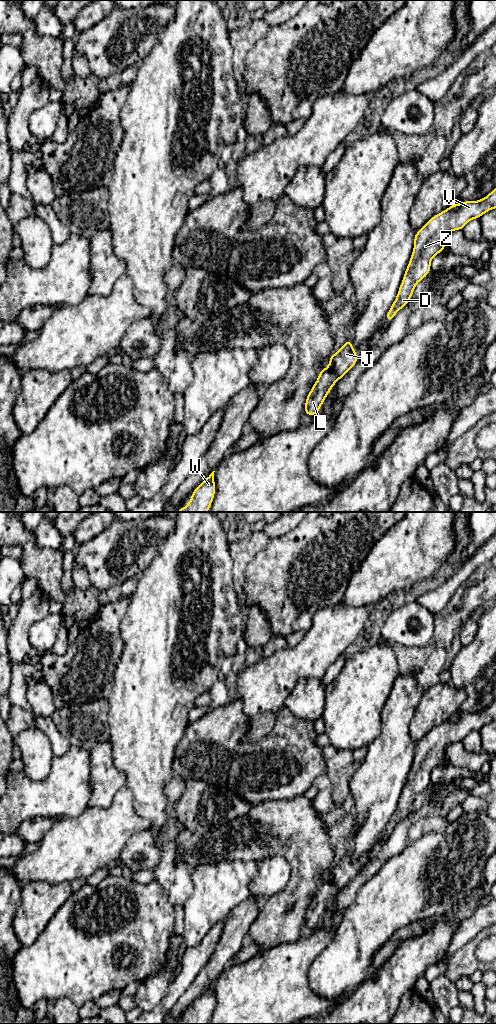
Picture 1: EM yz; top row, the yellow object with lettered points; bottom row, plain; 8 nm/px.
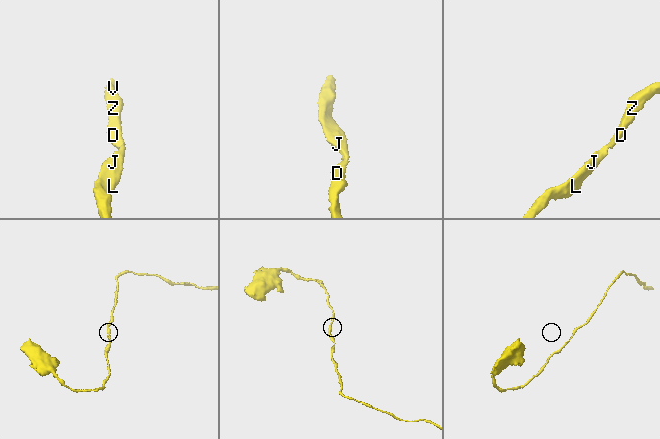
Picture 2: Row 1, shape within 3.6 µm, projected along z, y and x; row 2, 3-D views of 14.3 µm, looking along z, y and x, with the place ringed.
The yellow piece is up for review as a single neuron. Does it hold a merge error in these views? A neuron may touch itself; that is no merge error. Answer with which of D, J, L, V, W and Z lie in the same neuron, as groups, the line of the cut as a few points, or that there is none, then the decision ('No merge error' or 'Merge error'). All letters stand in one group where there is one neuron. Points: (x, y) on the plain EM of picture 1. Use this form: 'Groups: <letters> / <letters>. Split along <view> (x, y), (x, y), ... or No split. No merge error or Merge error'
Groups: D J L V W Z. No split. No merge error

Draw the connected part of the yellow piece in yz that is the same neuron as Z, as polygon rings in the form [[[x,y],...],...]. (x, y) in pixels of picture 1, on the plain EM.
[[[496,699],[478,713],[464,713],[433,728],[416,744],[414,762],[400,797],[397,809],[385,832],[390,834],[396,825],[410,814],[416,796],[431,784],[430,775],[434,768],[446,758],[447,746],[462,742],[471,731],[479,731],[487,723],[496,720]]]

